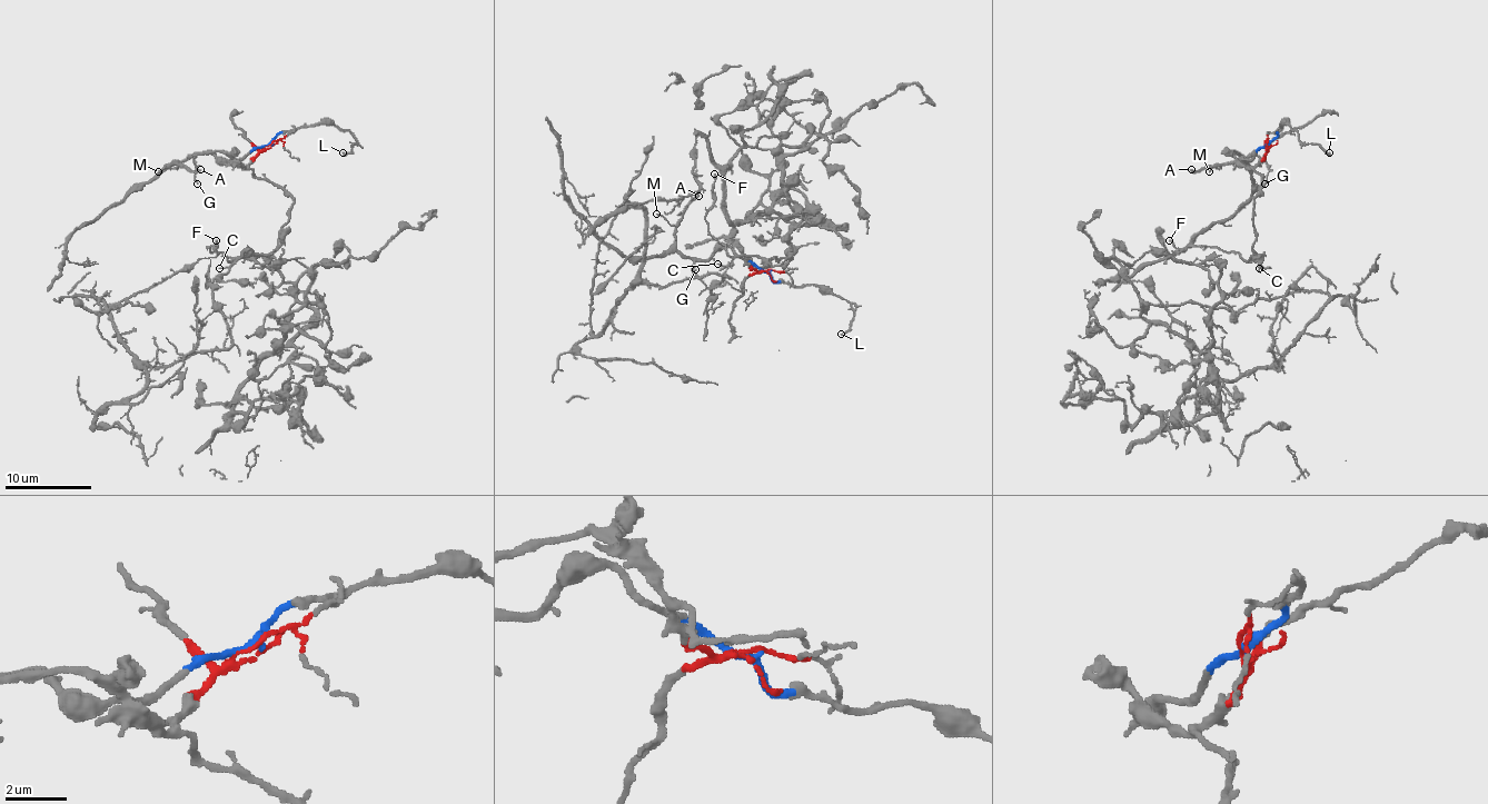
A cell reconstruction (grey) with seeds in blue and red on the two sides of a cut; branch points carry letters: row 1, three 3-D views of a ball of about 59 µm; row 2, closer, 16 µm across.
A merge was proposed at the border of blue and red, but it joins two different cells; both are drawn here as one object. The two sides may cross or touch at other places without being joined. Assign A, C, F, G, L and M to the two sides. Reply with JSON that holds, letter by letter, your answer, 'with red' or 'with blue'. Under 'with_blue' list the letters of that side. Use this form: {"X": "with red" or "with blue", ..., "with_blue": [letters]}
{"A": "with blue", "C": "with red", "F": "with red", "G": "with blue", "L": "with blue", "M": "with blue", "with_blue": ["A", "G", "L", "M"]}

